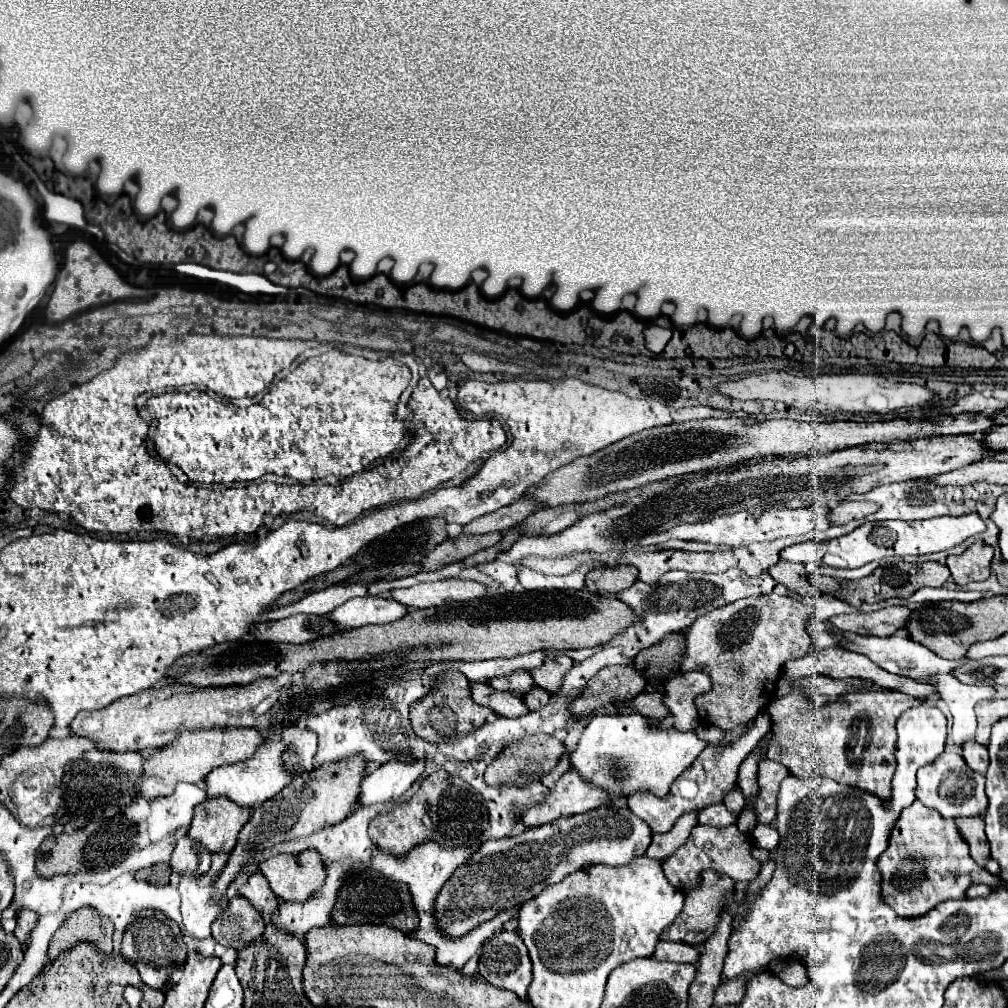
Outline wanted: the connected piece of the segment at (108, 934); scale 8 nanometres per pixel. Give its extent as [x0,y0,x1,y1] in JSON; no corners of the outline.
[48,908,114,960]

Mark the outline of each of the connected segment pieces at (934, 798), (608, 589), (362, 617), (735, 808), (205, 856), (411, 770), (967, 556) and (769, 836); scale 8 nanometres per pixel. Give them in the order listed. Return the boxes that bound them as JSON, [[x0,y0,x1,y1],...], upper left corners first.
[[916,752,988,818],[586,566,638,594],[332,596,408,628],[724,788,744,816],[170,836,210,876],[356,760,424,808],[948,540,994,586],[752,824,780,850]]

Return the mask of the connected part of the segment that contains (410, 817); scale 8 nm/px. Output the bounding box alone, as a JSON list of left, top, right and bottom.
[370,770,490,856]

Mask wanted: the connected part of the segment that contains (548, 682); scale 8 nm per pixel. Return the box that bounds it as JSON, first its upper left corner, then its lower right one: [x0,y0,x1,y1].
[530,654,574,694]

